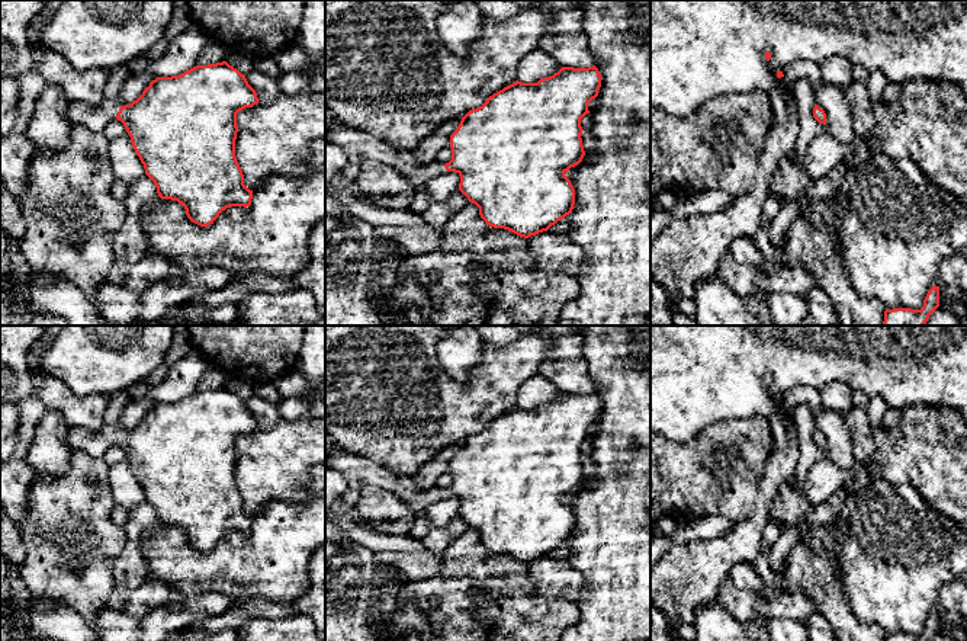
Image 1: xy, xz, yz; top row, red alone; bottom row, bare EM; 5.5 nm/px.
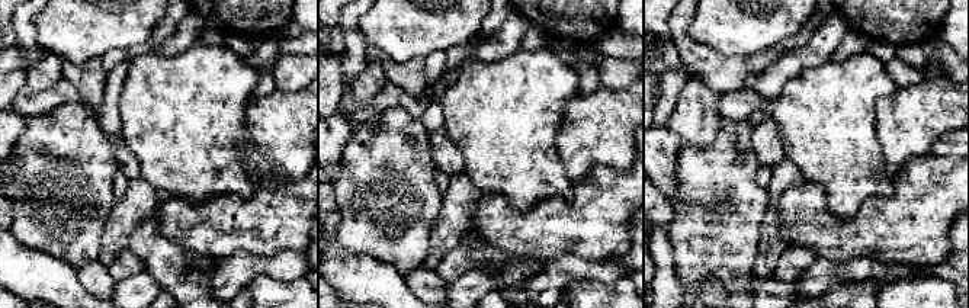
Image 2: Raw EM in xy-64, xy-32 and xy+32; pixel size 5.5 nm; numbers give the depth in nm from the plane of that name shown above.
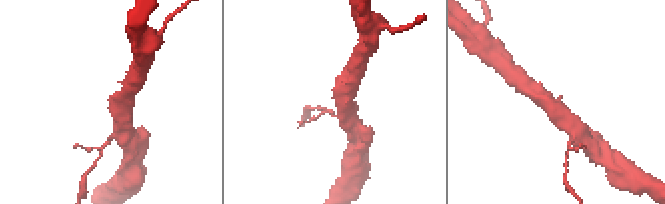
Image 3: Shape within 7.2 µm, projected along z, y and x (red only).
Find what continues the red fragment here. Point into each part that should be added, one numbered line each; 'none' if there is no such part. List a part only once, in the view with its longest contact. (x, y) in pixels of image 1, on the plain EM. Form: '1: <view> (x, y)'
1: xy (95, 442)

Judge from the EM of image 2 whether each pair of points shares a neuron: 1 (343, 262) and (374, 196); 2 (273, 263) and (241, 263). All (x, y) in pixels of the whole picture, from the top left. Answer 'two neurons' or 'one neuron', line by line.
1: two neurons
2: one neuron

